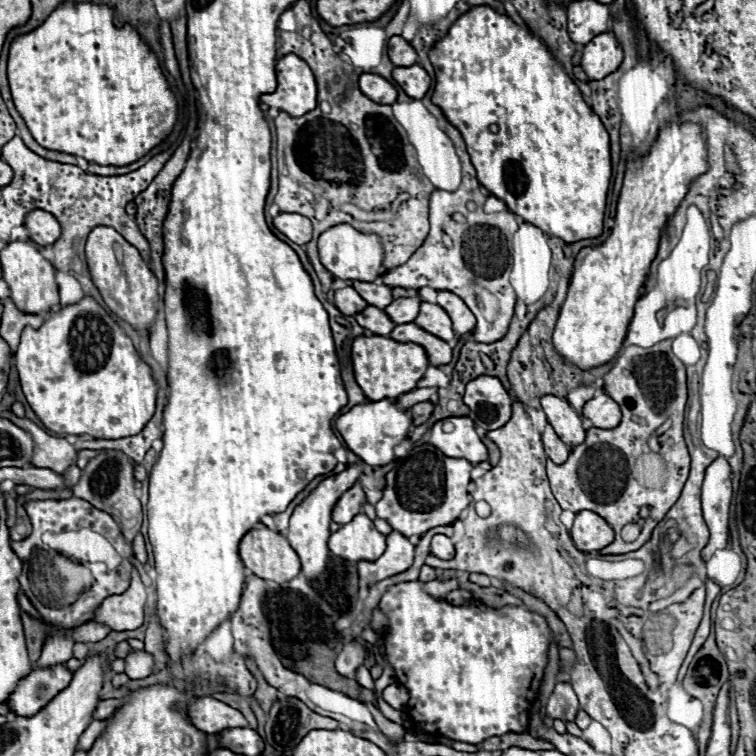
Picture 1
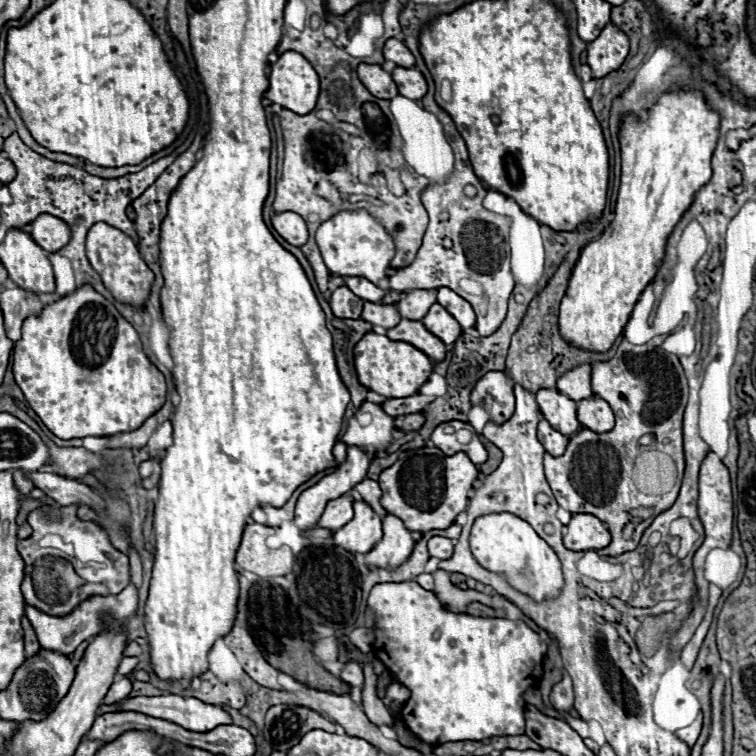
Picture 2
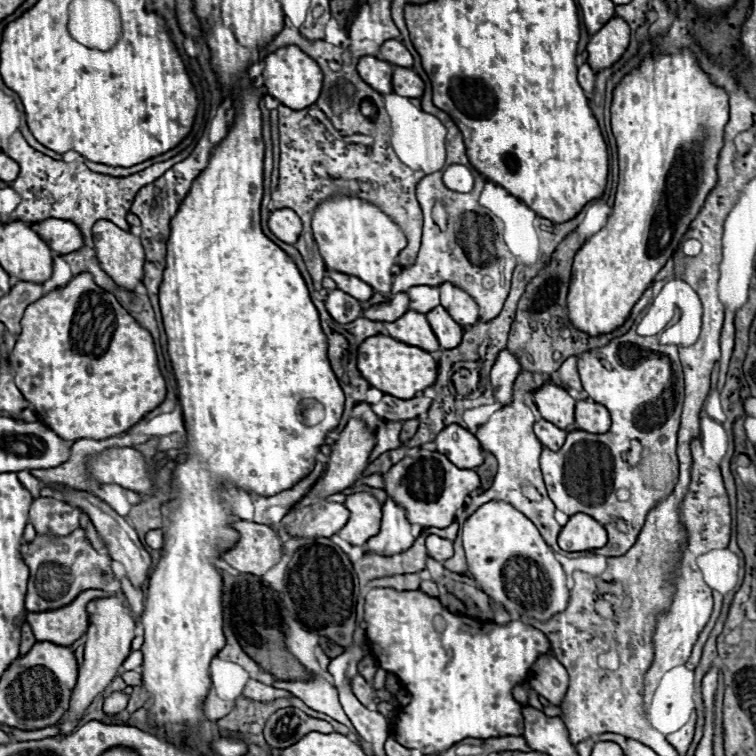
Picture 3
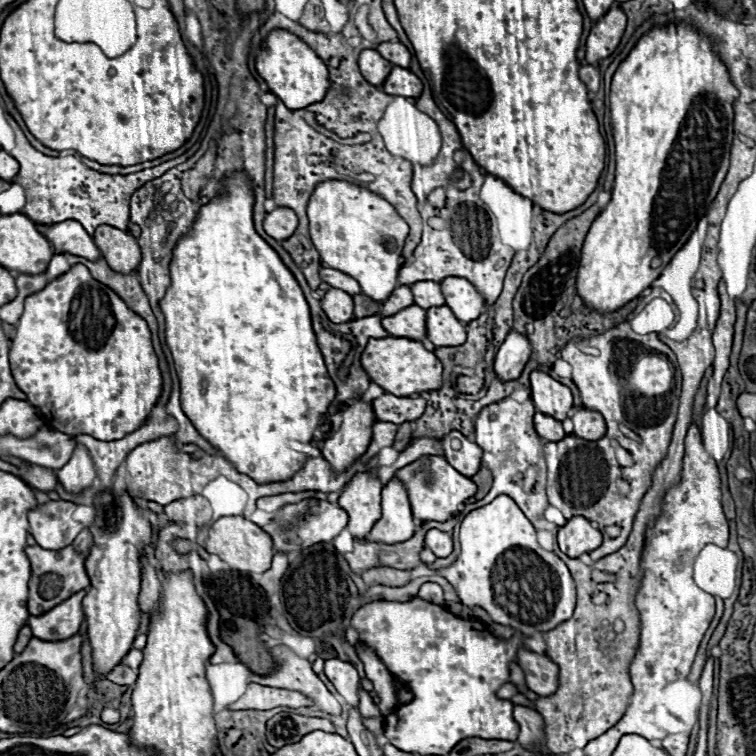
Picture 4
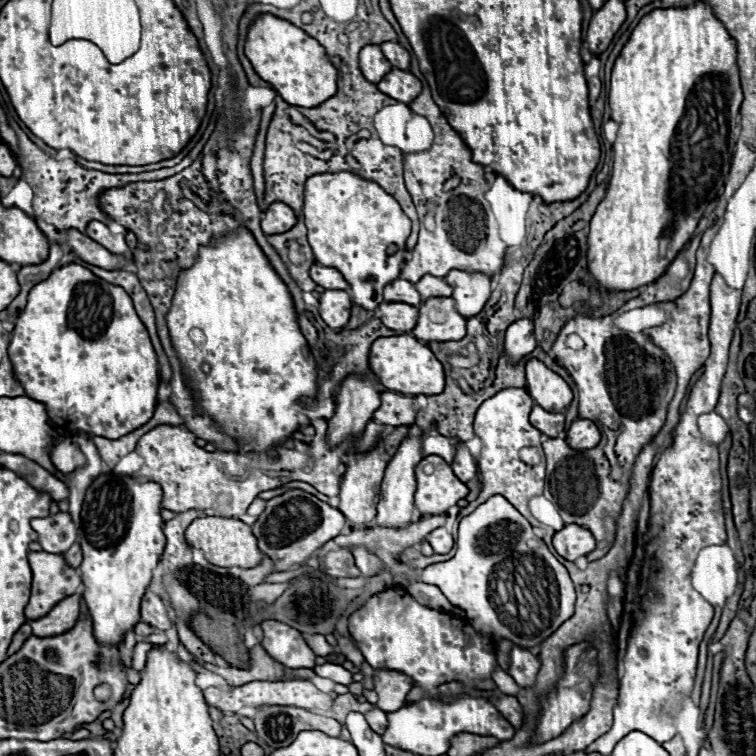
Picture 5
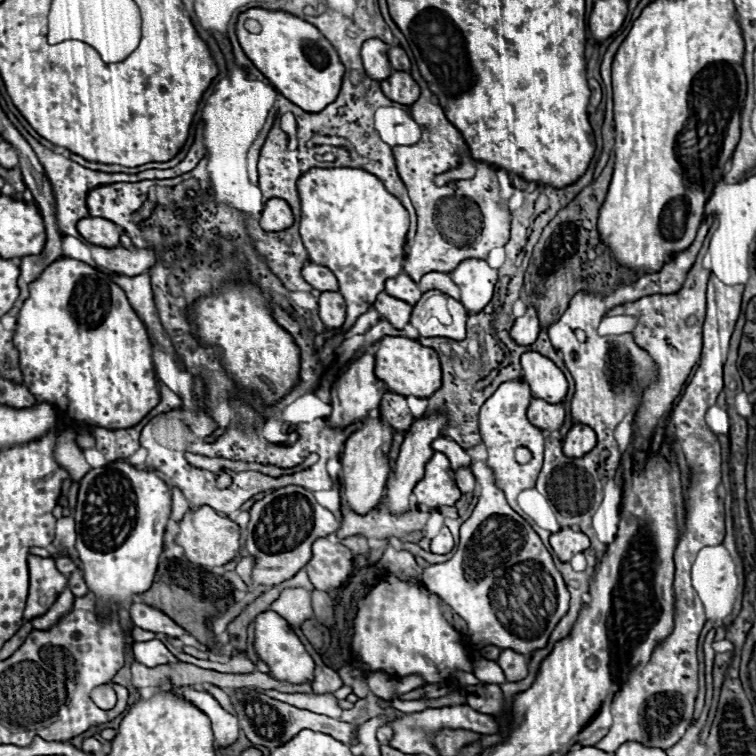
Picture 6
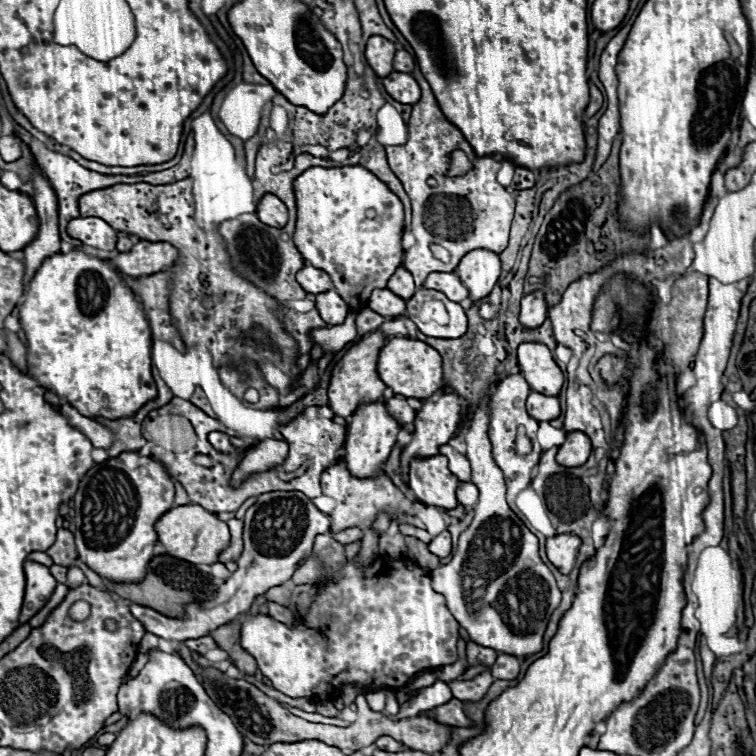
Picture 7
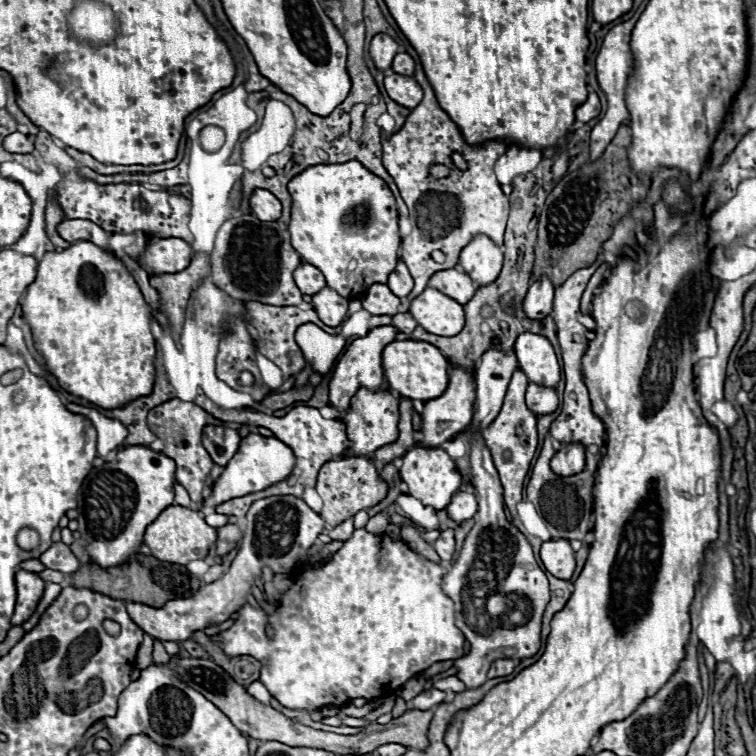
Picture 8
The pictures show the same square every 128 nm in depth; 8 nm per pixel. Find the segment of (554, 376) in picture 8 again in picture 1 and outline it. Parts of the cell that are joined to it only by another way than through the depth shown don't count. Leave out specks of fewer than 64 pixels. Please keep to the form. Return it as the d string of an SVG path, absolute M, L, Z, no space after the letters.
M542 396L542 410L548 416L548 422L556 430L556 434L568 444L568 448L576 448L576 444L584 442L586 430L582 428L582 418L574 412L574 408L556 396Z

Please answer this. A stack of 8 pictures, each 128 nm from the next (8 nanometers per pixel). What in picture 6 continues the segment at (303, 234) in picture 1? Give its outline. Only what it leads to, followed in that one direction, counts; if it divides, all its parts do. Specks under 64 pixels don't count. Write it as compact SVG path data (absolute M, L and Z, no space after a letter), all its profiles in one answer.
M272 198L264 204L264 210L260 214L260 226L266 230L266 232L280 232L280 230L286 230L290 228L294 222L294 216L292 216L292 210L290 206L280 200L280 198Z

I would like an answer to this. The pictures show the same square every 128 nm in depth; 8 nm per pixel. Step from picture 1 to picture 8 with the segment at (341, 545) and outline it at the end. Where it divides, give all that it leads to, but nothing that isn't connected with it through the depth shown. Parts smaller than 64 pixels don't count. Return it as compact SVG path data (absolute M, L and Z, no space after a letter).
M360 388L356 396L350 402L350 408L344 416L344 422L348 426L348 440L352 442L350 446L350 456L366 456L374 458L374 452L386 444L392 444L398 438L398 398L394 398L390 392L378 390L370 392L366 388Z

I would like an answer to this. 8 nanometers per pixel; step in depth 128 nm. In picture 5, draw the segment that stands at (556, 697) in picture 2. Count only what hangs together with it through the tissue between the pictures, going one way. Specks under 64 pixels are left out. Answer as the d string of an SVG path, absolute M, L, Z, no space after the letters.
M512 648L510 652L510 676L522 688L532 688L536 684L536 676L540 670L538 656L532 656L526 648Z

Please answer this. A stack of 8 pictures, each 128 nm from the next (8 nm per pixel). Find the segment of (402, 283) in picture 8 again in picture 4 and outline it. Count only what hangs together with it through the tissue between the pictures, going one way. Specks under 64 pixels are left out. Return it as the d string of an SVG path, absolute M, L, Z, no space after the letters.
M400 286L390 294L388 300L382 302L380 316L392 316L392 312L400 312L400 308L408 308L408 304L414 304L410 286Z

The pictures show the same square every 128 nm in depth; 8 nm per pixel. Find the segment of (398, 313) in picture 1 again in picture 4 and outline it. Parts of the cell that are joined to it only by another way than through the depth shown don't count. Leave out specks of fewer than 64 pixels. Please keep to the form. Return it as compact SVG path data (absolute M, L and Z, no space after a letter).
M416 282L410 286L414 292L414 304L420 304L420 308L432 308L432 304L444 304L444 296L440 292L438 282Z

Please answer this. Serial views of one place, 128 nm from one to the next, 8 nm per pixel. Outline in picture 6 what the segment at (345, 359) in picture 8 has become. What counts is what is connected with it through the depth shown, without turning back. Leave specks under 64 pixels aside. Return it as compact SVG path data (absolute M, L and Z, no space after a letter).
M368 350L364 352L358 360L354 360L348 370L332 384L332 394L330 394L330 404L332 404L332 414L328 418L330 428L346 428L354 424L356 420L366 418L382 400L382 396L388 392L386 384L376 378L374 374L374 352Z

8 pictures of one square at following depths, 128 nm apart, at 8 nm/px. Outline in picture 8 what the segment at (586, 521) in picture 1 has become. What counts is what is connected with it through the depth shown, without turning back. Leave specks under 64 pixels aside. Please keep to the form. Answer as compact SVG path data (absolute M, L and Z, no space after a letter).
M548 540L542 544L540 558L546 566L548 572L552 572L556 578L568 580L574 574L576 560L574 560L574 550L568 540Z

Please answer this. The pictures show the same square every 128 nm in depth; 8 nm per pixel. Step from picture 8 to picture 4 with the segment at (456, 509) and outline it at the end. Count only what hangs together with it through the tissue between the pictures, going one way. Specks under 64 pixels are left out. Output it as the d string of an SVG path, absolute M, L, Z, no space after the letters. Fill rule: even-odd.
M448 432L442 440L442 450L446 460L464 476L474 476L480 468L480 456L482 456L482 448L468 440L464 434L460 432ZM454 440L458 440L458 448L454 446Z

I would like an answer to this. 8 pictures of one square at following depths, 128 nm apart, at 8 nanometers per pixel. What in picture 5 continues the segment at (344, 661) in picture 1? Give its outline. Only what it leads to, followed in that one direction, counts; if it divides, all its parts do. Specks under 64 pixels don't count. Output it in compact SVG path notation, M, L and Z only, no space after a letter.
M372 708L372 710L368 710L364 716L366 716L366 722L370 724L370 728L372 728L374 732L384 734L384 730L386 730L386 726L388 726L388 722L386 722L386 712L382 712L382 710L378 710L378 708Z

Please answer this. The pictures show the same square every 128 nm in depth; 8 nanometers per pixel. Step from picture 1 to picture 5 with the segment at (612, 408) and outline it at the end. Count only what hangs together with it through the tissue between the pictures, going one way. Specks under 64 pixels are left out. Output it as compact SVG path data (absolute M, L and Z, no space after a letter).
M576 418L570 424L570 430L568 430L568 438L566 440L568 440L568 444L572 448L578 448L578 450L594 448L600 442L600 430L598 430L598 426L592 420Z

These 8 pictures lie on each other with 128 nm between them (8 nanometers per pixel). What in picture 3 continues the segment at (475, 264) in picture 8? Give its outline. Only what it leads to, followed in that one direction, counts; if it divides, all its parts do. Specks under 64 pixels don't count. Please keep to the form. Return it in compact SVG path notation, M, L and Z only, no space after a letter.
M444 282L438 286L440 302L460 326L472 326L478 320L478 304L460 288Z

